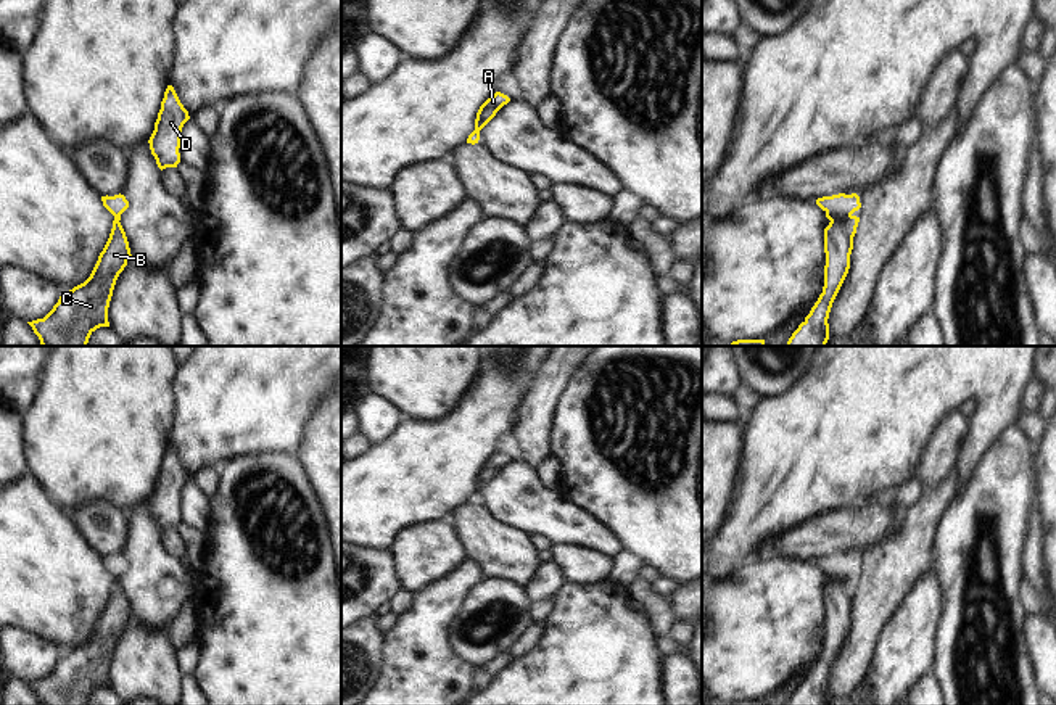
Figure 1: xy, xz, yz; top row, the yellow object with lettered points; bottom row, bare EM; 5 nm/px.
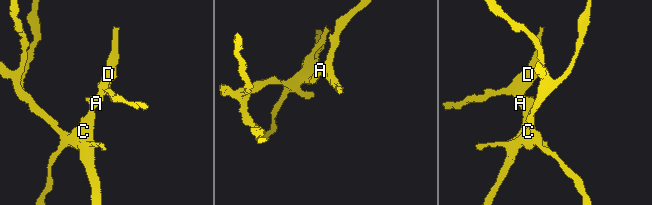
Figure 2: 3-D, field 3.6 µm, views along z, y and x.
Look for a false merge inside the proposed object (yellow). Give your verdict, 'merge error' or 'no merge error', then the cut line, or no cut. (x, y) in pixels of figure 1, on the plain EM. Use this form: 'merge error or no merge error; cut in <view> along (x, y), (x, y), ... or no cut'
no merge error; no cut

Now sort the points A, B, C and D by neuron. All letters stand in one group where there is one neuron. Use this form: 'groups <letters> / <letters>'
groups A B C D

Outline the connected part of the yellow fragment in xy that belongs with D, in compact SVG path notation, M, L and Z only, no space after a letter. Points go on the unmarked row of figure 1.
M167 446L155 491L148 501L151 515L161 531L177 528L180 523L180 493L188 480L188 472L180 464L174 447Z

